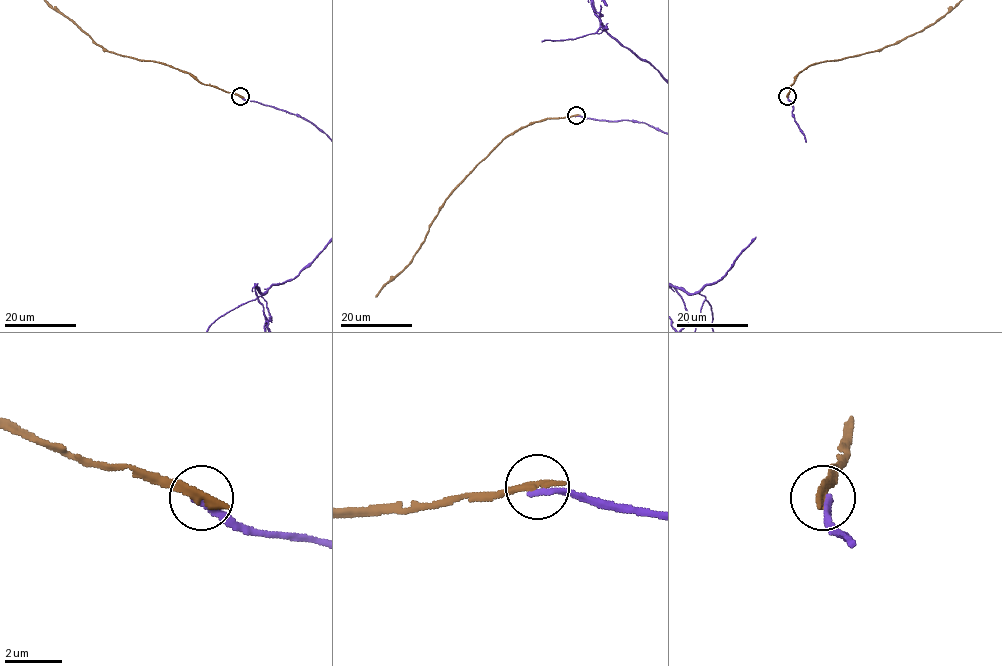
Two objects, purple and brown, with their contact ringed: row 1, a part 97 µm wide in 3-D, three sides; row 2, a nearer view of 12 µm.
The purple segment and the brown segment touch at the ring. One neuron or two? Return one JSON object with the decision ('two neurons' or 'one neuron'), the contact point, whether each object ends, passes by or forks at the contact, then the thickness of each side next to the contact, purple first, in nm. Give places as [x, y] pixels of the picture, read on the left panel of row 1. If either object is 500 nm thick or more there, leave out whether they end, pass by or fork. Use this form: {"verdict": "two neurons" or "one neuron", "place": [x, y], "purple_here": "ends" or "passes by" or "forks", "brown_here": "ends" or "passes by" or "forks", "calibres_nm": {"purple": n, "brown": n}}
{"verdict": "two neurons", "place": [240, 96], "purple_here": "ends", "brown_here": "ends", "calibres_nm": {"purple": 240, "brown": 320}}

